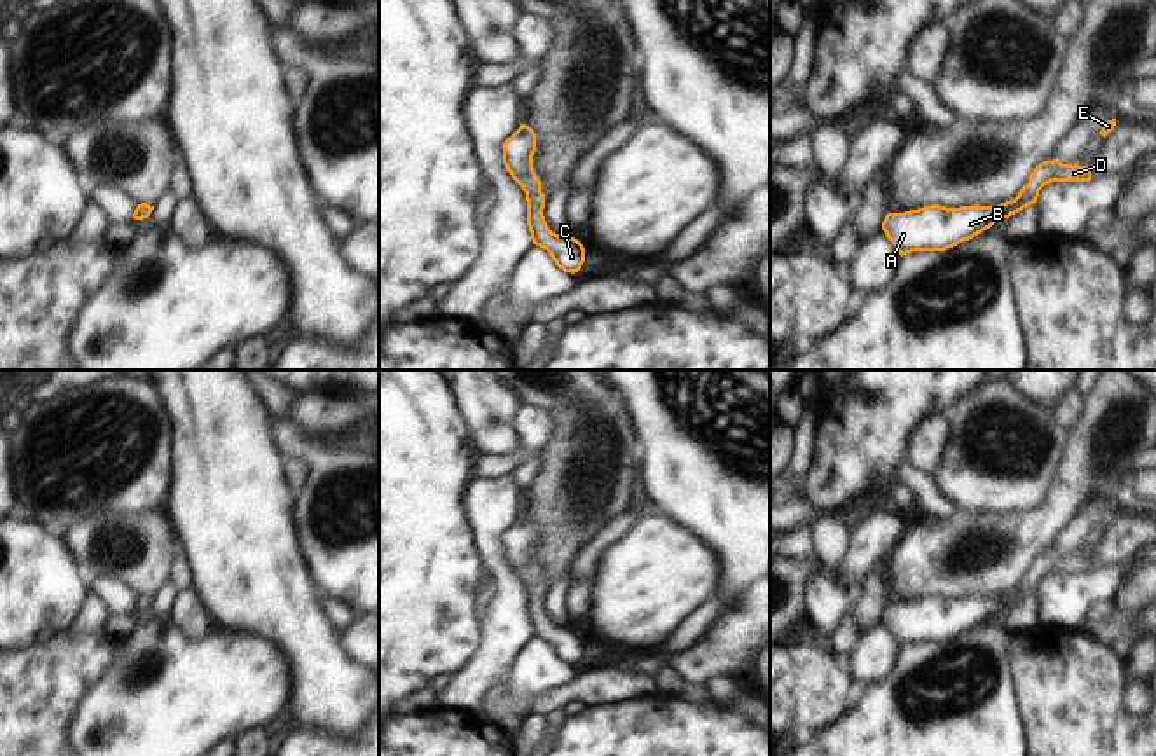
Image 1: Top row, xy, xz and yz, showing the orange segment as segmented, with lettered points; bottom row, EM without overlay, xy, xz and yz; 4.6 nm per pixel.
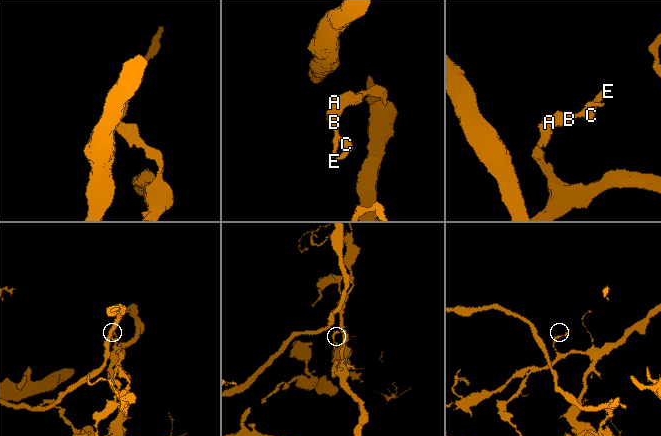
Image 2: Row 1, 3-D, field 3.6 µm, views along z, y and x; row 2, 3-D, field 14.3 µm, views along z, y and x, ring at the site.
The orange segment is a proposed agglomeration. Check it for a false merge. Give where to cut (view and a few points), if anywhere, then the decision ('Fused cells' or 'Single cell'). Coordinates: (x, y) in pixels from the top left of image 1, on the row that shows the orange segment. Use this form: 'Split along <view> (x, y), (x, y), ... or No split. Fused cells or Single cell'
No split. Single cell.

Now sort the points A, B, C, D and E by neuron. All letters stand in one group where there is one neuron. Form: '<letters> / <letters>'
A B C D E

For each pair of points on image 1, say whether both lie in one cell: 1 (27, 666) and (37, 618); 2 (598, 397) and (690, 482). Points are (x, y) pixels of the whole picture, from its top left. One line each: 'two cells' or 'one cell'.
1: two cells
2: two cells

